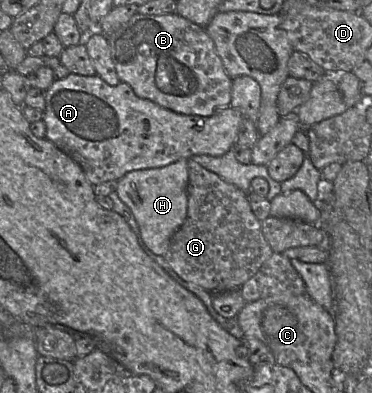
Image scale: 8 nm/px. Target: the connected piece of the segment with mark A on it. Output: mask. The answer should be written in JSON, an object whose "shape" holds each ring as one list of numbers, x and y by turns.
{"shape":[[70,73,63,79,56,79,45,91,45,101,45,138,76,161,93,186,109,180,117,181,130,171,164,167,194,155,222,156,236,144,240,124,245,119,232,107,219,108,211,116,176,113,138,97,127,83,121,81,111,86,97,74,82,76]]}

